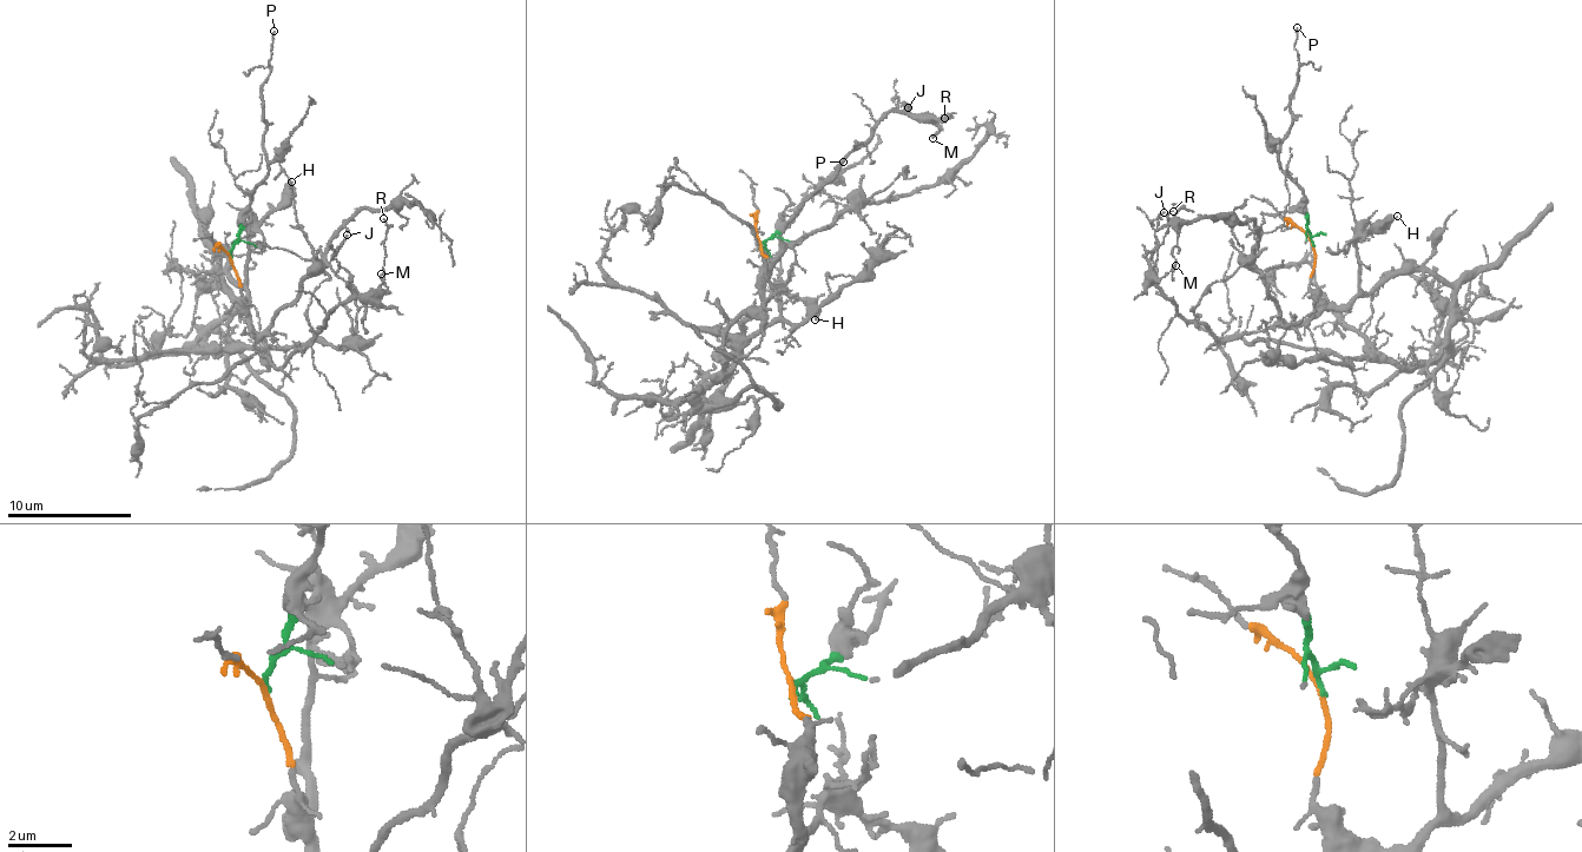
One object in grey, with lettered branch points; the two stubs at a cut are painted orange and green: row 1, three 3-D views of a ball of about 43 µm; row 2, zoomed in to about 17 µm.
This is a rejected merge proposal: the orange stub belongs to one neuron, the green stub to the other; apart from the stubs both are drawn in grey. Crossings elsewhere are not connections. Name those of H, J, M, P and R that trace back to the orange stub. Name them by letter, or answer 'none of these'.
H, J, M, R

